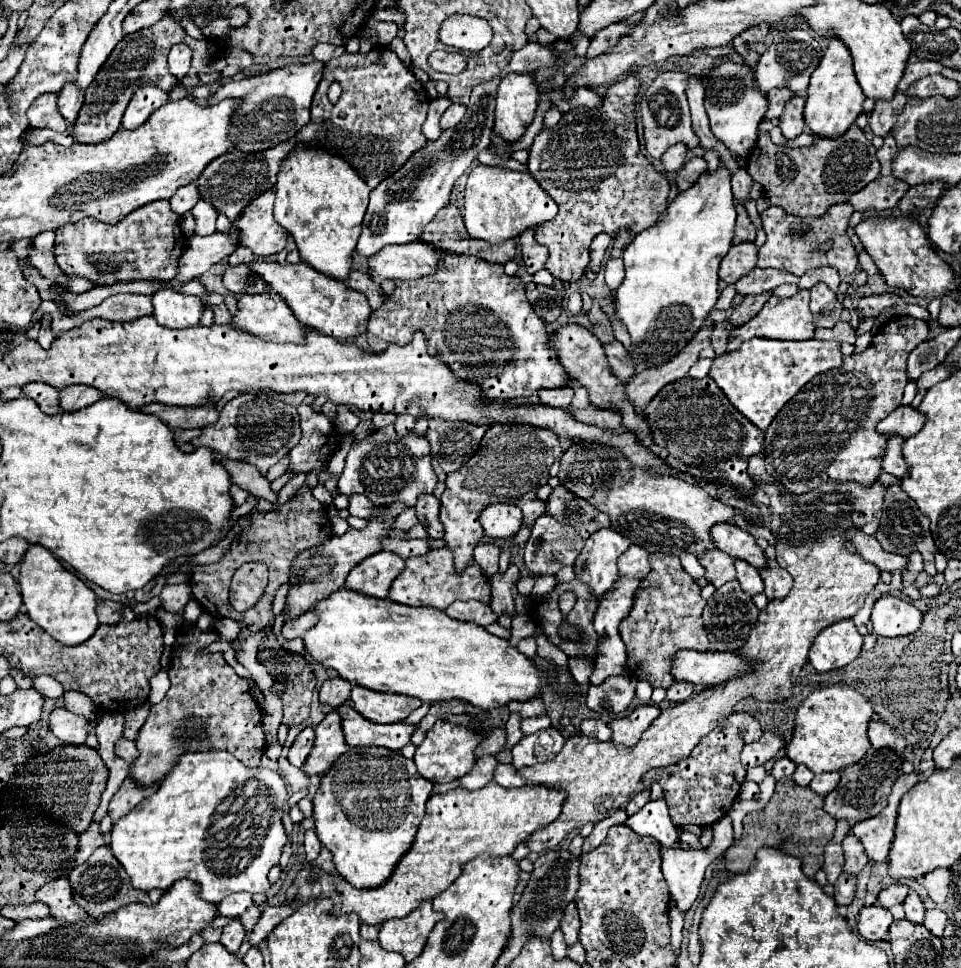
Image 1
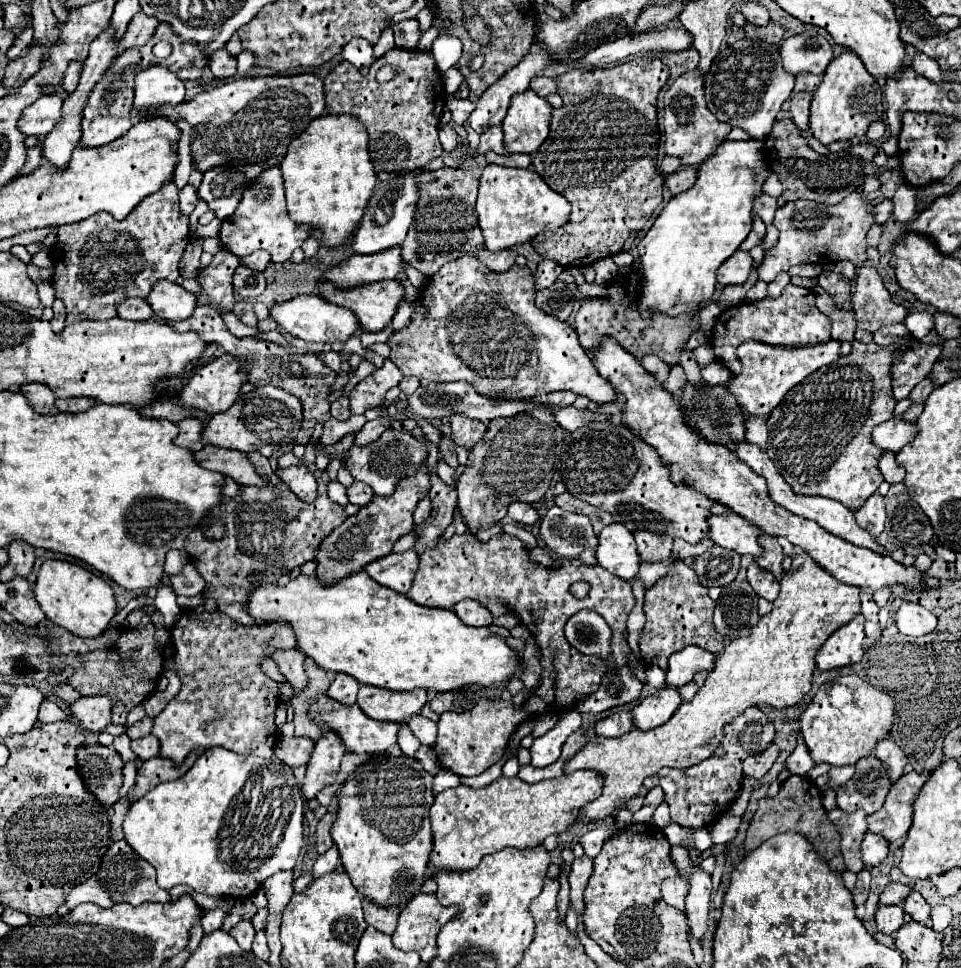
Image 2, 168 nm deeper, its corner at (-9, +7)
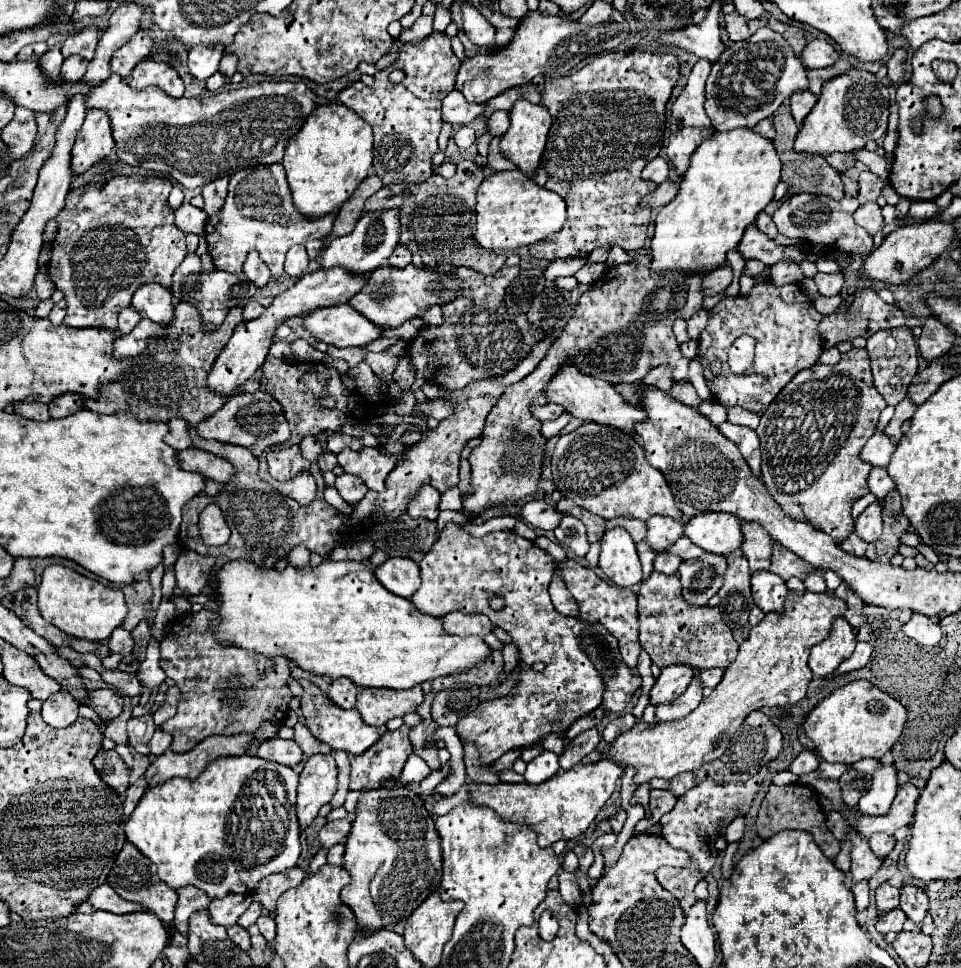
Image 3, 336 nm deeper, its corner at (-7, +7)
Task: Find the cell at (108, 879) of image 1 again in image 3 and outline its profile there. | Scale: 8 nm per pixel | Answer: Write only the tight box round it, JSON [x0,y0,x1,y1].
[107,843,177,923]

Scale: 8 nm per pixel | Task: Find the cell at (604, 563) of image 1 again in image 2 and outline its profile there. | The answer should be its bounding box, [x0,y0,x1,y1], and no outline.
[597,525,639,581]

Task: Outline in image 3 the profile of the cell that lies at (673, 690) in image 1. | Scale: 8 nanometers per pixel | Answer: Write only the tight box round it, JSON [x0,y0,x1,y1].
[697,669,723,697]

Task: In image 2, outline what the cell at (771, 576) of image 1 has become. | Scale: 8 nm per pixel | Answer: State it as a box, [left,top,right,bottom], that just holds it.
[755,533,783,579]

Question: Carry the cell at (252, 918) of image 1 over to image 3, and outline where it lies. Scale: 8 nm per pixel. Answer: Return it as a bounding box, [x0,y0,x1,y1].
[257,915,275,943]

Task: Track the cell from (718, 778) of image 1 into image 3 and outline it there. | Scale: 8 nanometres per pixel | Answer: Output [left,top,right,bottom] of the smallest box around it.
[649,711,783,797]

